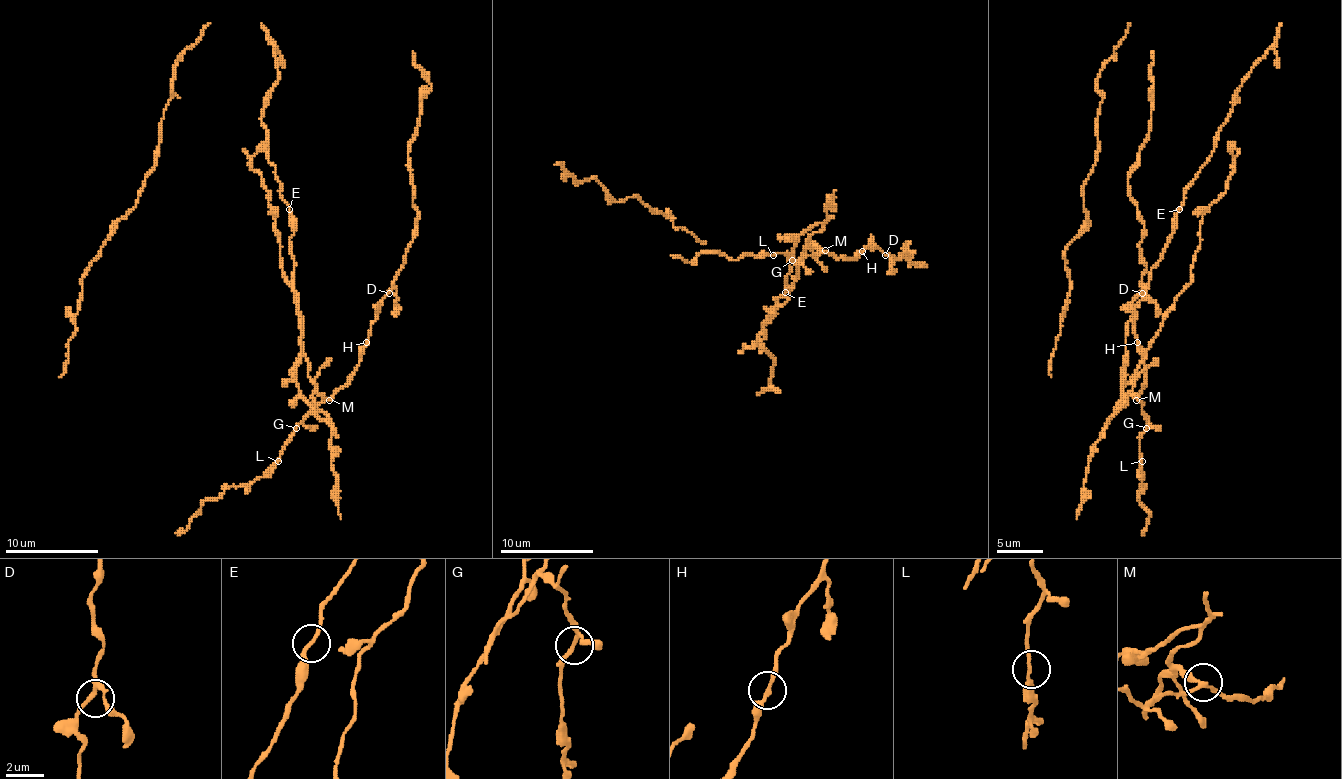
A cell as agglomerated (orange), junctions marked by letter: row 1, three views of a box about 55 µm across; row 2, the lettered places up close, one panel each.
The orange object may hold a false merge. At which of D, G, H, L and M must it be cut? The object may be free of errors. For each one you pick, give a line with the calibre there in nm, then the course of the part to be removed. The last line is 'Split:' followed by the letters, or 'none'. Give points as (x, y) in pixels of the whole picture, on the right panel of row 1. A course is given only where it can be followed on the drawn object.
M: 200 nm thick; foreign part runs (1137, 400), (1130, 393), (1121, 405), (1125, 323), (1232, 95), (1281, 23)
Split: M

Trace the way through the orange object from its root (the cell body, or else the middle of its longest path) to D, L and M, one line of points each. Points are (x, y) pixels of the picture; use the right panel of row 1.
D: (1184, 200), (1128, 323), (1121, 405), (1144, 386), (1144, 351), (1132, 314), (1142, 293)
L: (1184, 200), (1125, 337), (1118, 402), (1128, 393), (1142, 402), (1142, 461)
M: (1184, 200), (1177, 228), (1128, 323), (1118, 402), (1128, 393), (1137, 400)

